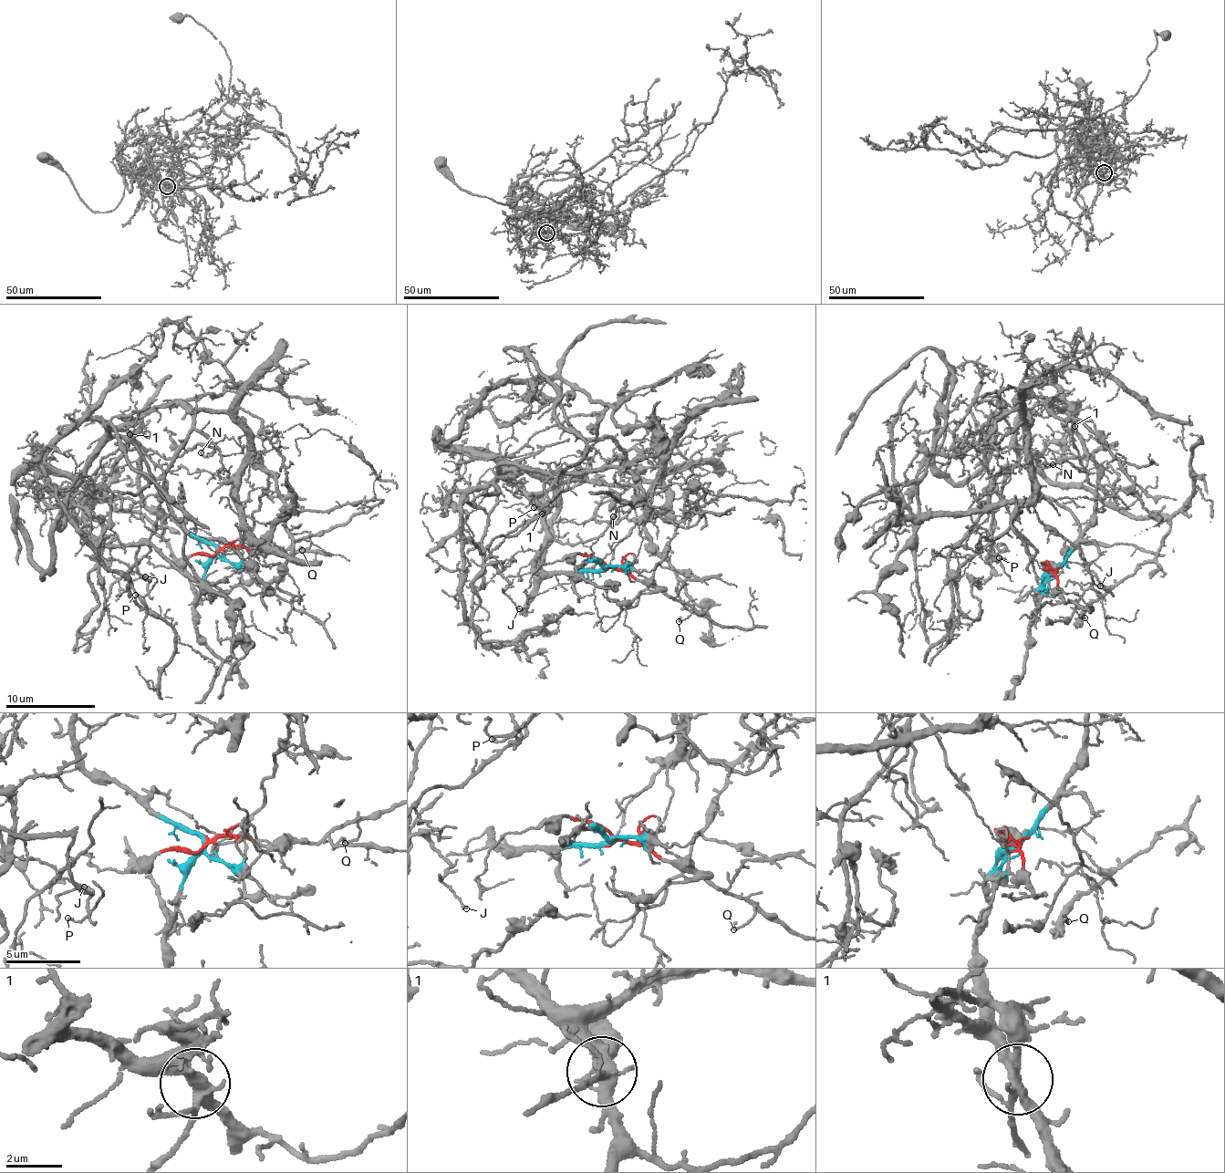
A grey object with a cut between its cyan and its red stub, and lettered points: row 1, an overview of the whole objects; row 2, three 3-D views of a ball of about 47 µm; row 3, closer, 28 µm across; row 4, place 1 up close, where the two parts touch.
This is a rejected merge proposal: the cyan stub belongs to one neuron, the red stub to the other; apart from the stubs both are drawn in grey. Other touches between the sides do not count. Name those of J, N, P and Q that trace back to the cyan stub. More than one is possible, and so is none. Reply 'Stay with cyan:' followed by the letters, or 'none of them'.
Stay with cyan: J, N, P

